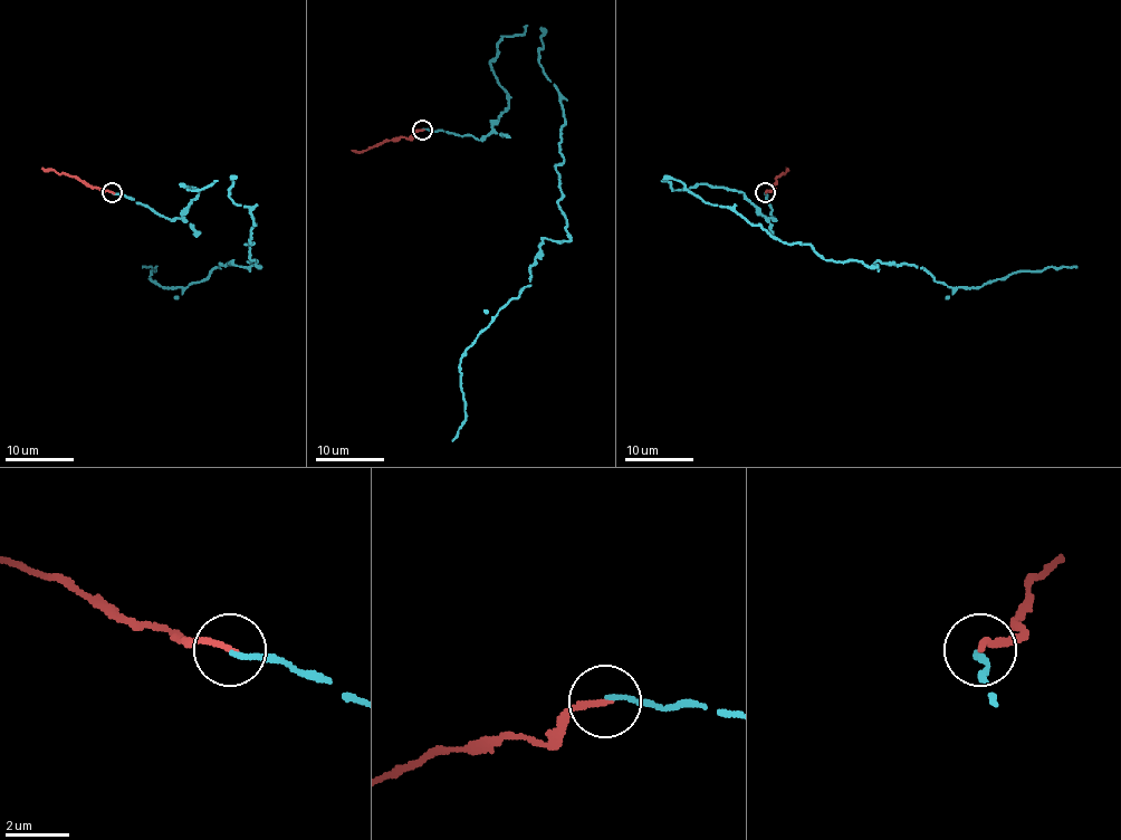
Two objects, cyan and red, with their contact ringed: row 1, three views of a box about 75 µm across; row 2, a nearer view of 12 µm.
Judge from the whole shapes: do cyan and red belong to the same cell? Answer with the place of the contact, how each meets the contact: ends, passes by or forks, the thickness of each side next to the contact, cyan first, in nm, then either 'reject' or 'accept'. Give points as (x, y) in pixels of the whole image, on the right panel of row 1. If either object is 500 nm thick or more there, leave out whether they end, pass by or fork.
place (765, 192); cyan ends; red ends; calibres 150 and 180 nm; accept

